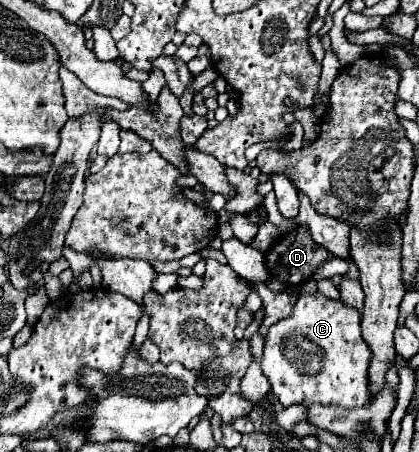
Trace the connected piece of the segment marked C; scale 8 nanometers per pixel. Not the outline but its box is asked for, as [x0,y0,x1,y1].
[260,293,370,409]

